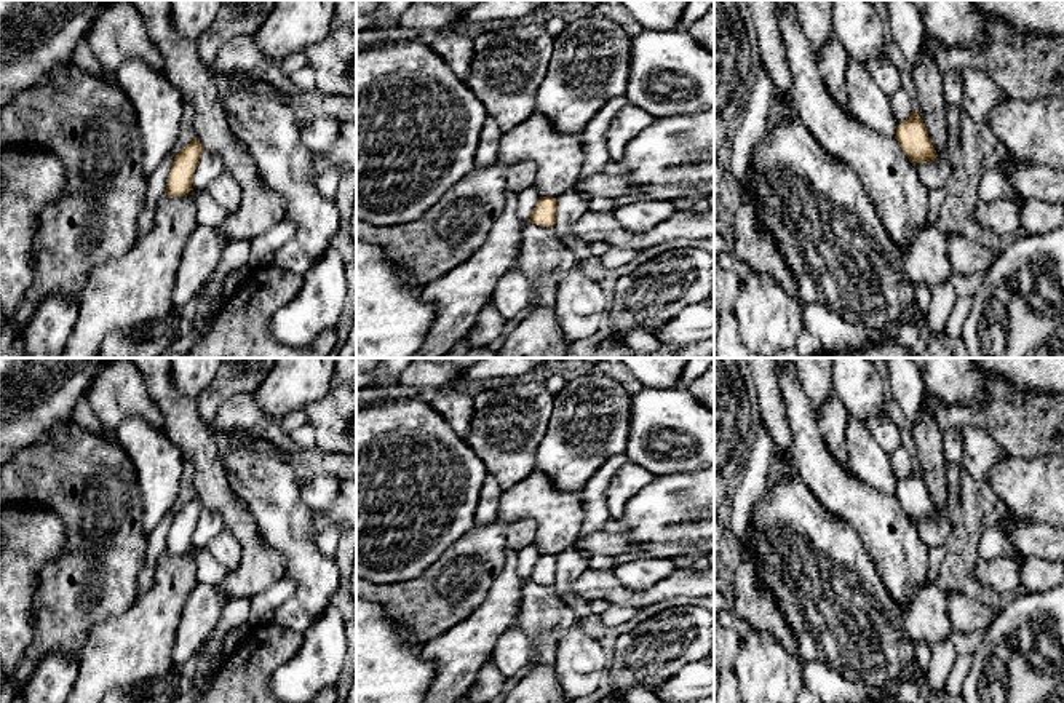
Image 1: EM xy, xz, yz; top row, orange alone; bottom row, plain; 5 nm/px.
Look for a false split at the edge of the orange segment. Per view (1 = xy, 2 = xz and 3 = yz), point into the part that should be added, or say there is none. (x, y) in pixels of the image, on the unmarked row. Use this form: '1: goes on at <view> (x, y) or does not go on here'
1: does not go on here
2: does not go on here
3: does not go on here

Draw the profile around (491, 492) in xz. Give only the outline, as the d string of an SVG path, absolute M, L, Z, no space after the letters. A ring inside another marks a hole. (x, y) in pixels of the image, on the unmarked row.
M487 475L484 479L479 503L474 513L474 524L482 526L497 519L498 503L503 491L497 478Z

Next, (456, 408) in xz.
M435 390L430 404L460 438L466 436L474 409L473 398L459 390Z

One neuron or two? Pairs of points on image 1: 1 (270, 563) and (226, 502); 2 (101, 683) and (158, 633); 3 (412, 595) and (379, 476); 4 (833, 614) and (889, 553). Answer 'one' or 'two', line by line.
1: one
2: one
3: two
4: two

